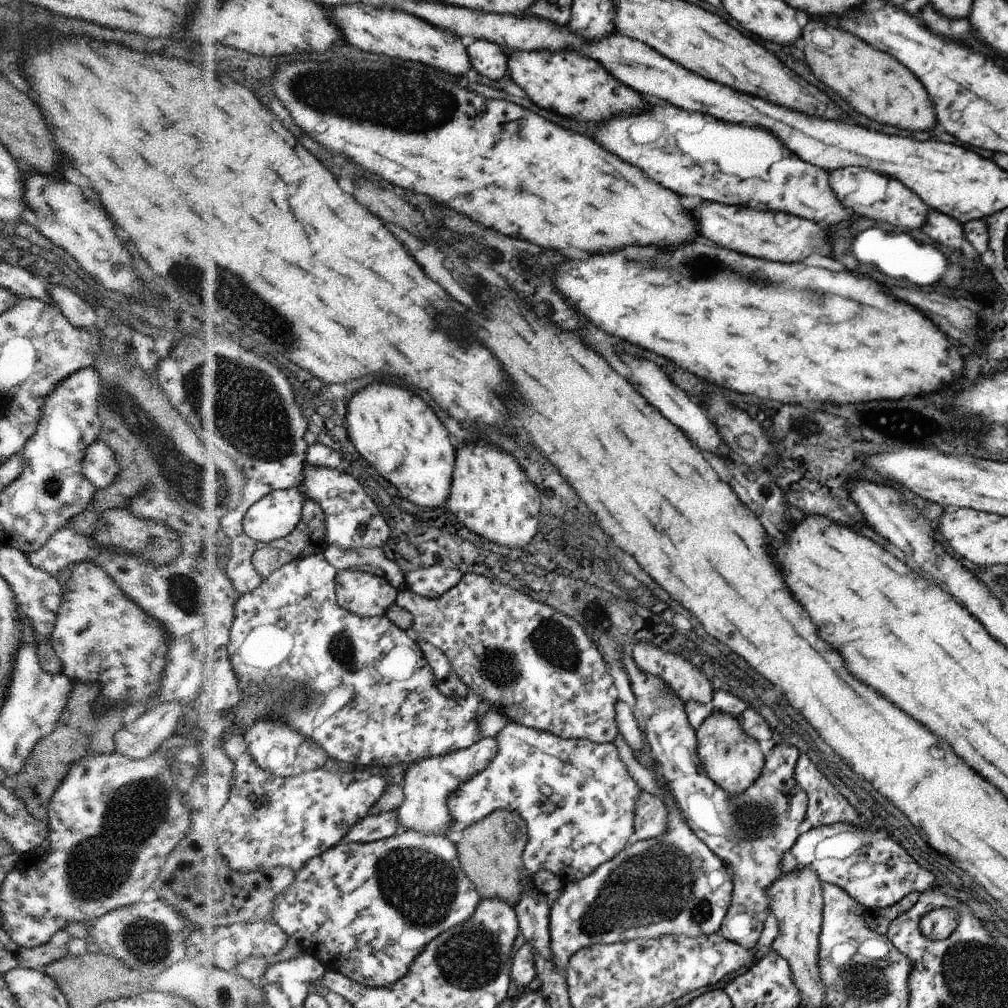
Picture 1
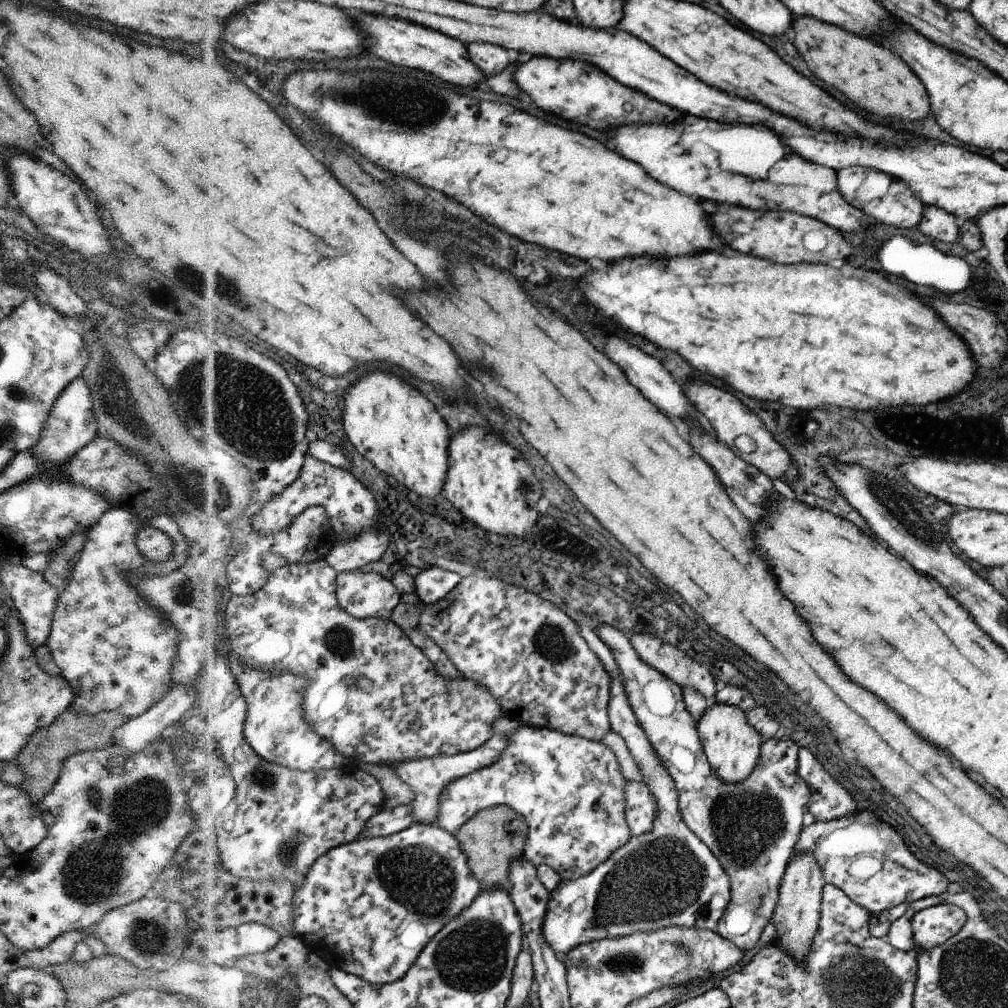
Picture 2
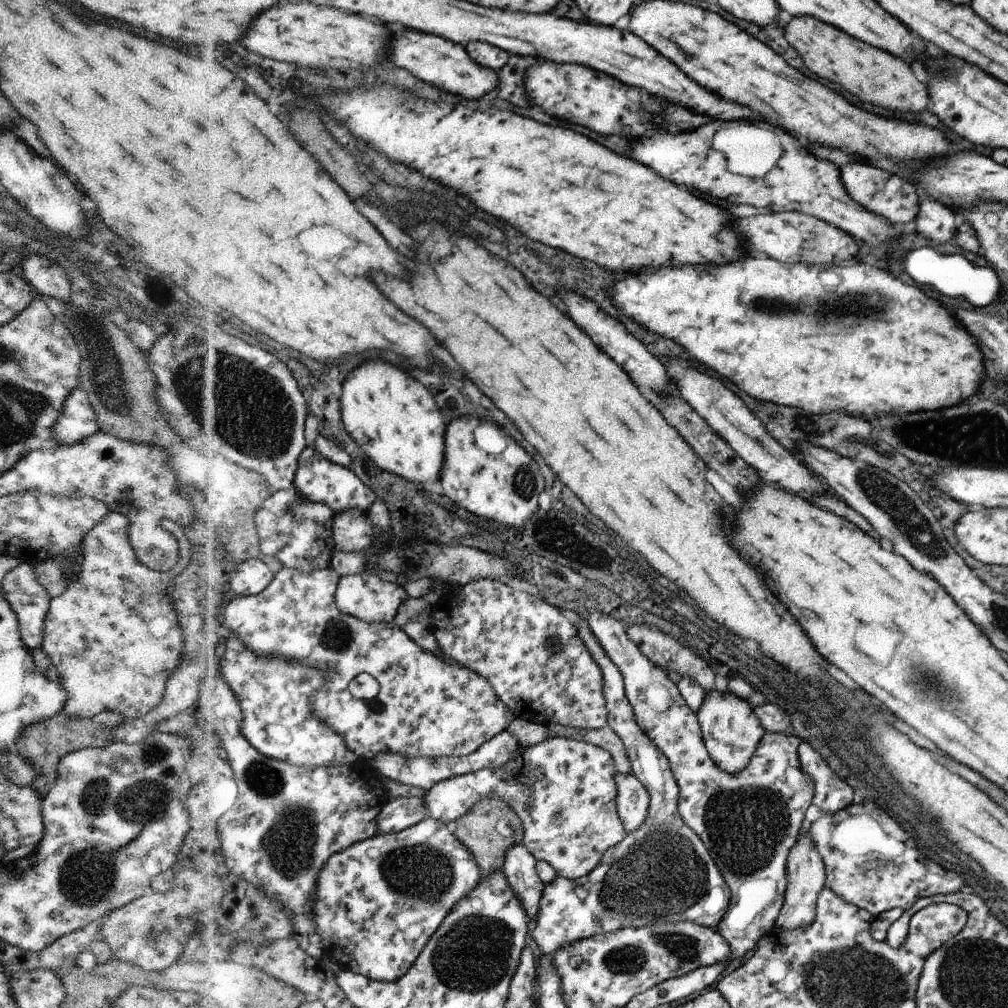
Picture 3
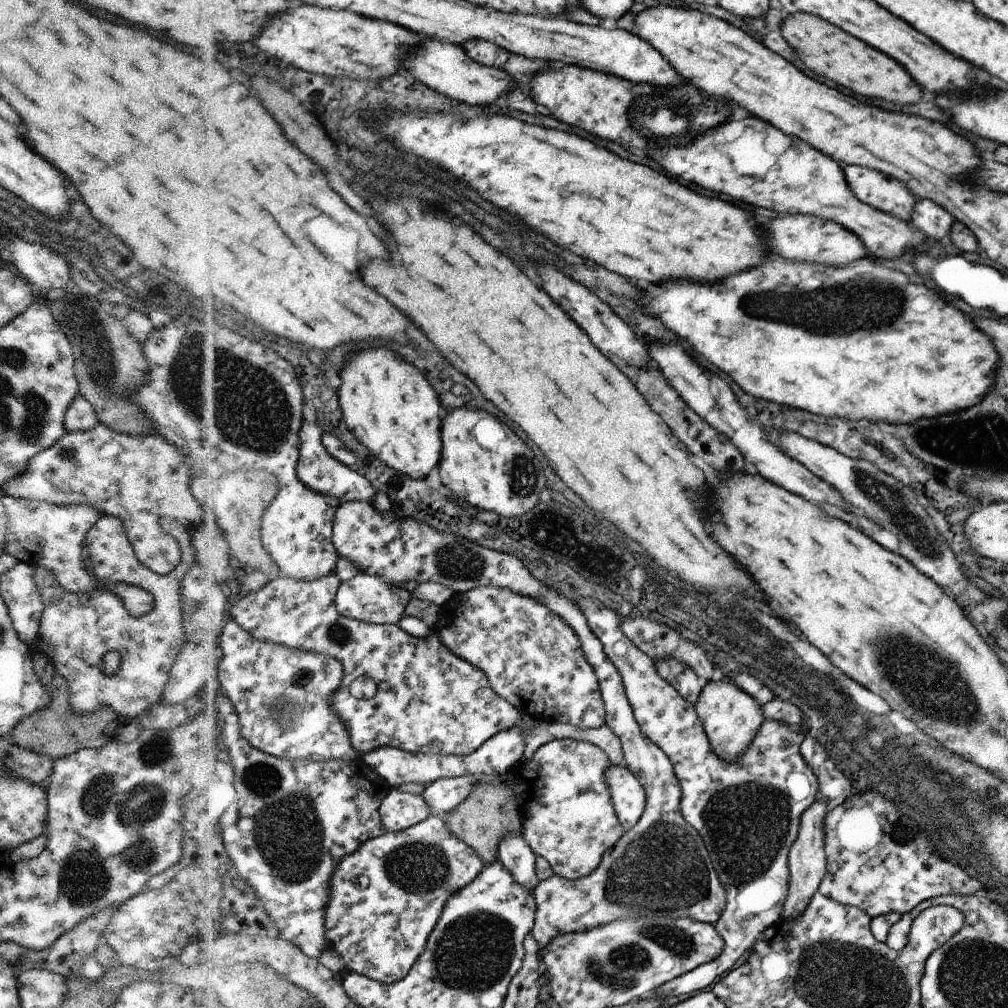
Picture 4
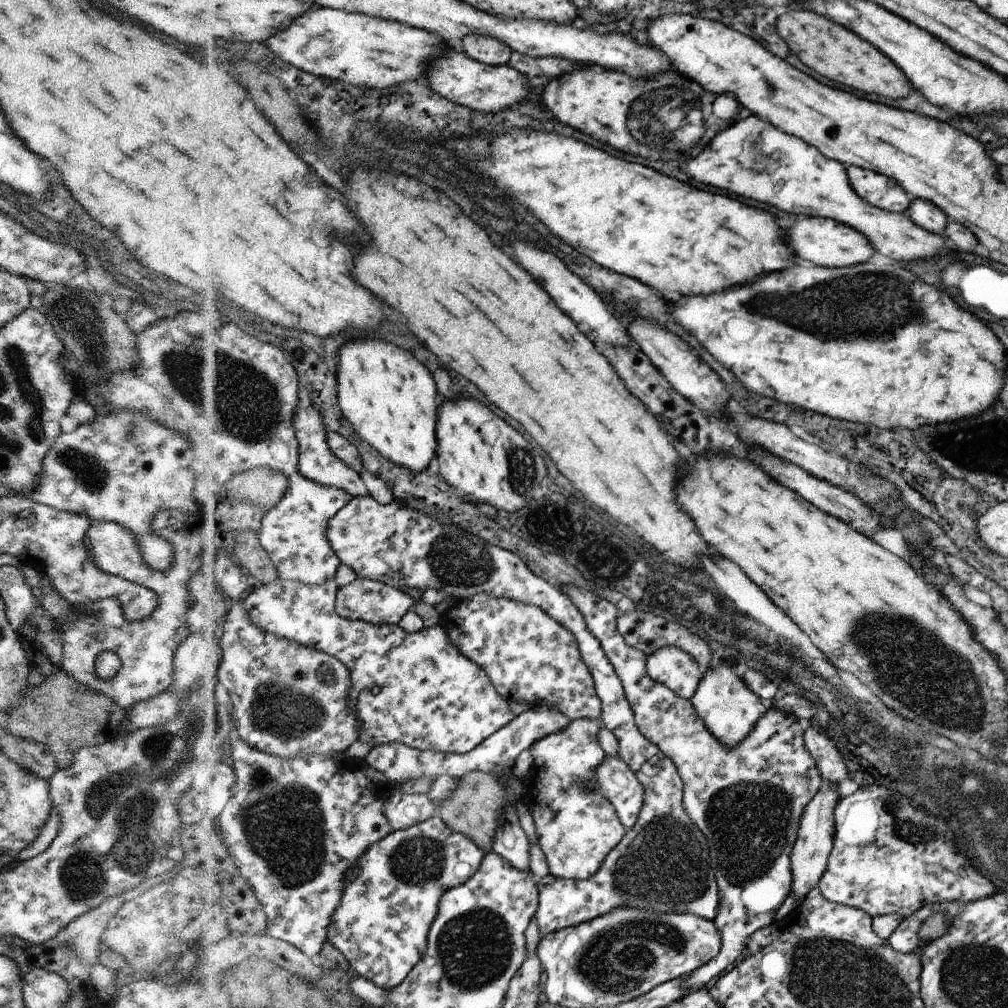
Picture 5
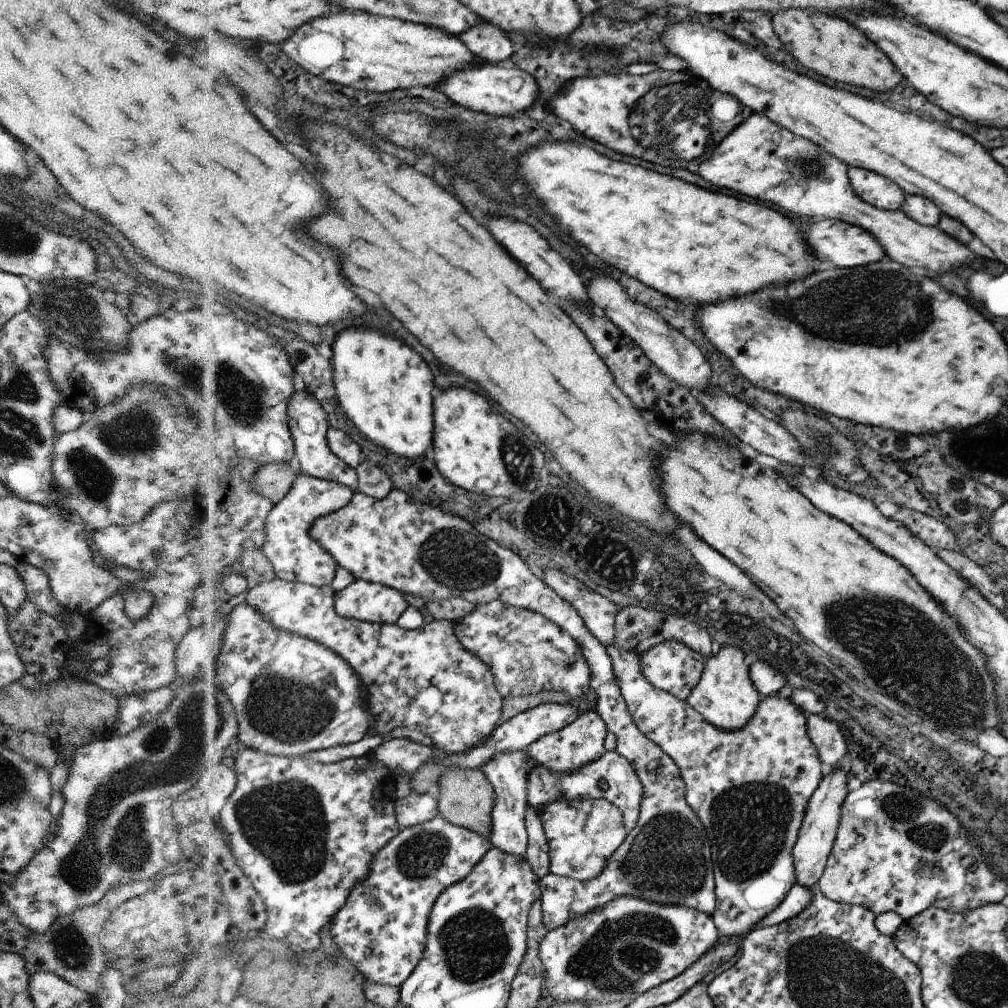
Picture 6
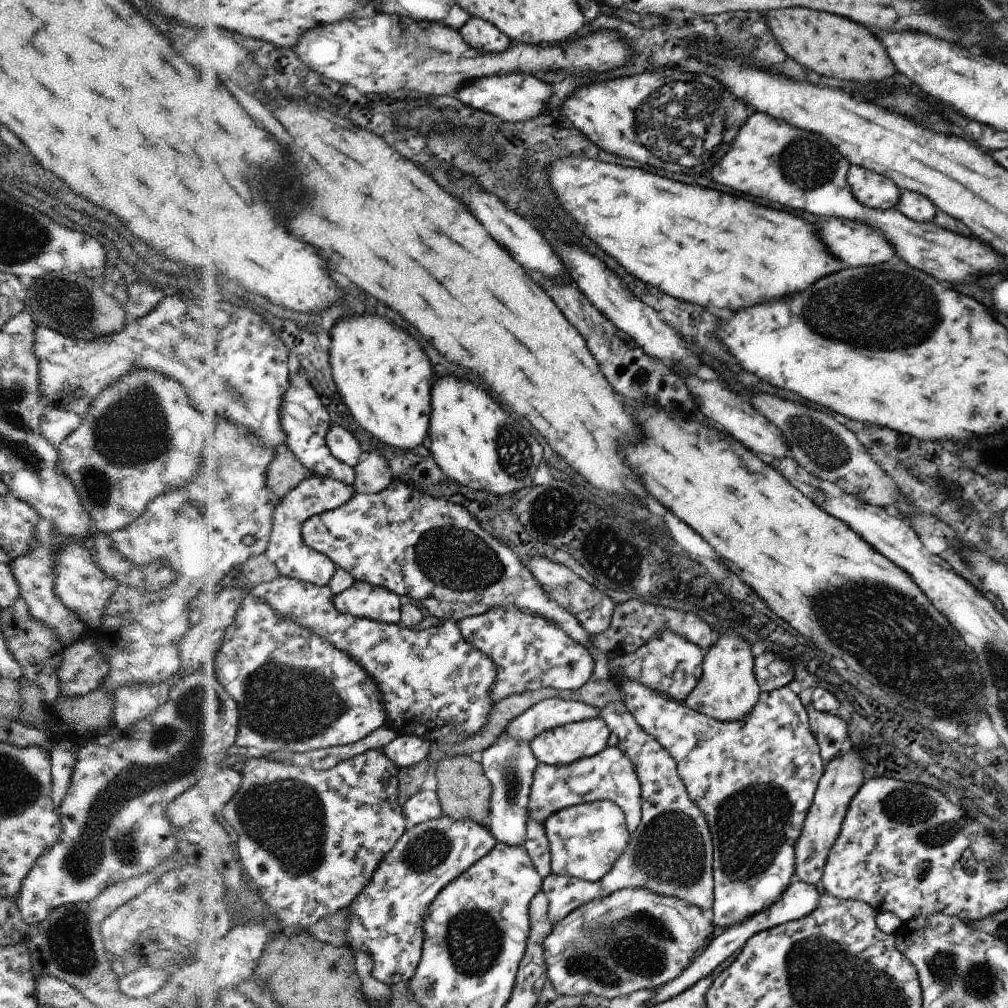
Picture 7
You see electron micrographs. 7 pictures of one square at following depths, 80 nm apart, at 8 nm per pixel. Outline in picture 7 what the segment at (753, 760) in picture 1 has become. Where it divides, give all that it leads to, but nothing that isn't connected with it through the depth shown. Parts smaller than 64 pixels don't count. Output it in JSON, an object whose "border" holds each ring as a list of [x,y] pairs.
{"border":[[[724,632],[720,636],[720,642],[706,652],[703,677],[695,691],[683,702],[696,712],[720,722],[744,719],[752,712],[762,695],[762,689],[756,684],[754,671],[754,656],[750,652],[750,644],[736,632]]]}

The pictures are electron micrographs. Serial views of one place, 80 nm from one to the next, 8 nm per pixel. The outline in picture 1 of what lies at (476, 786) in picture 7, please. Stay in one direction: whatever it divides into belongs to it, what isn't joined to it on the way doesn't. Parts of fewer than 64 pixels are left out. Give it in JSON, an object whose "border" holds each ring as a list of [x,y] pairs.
{"border":[[[498,809],[457,835],[455,845],[463,871],[475,884],[482,899],[498,897],[515,908],[532,880],[523,865],[523,852],[527,846],[527,821],[516,811]]]}

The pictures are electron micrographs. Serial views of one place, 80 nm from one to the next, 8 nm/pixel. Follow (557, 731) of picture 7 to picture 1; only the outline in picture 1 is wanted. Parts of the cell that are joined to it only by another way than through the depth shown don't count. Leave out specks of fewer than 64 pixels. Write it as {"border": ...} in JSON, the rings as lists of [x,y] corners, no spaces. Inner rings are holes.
{"border":[[[516,722],[508,723],[494,738],[499,743],[499,754],[492,759],[490,766],[488,766],[486,770],[462,784],[451,796],[449,807],[451,808],[454,823],[451,824],[452,832],[450,832],[450,834],[453,837],[462,834],[471,824],[480,822],[495,810],[506,809],[516,811],[527,821],[527,846],[526,850],[523,852],[523,865],[531,875],[535,874],[540,869],[550,870],[550,872],[556,874],[558,878],[561,878],[564,884],[575,883],[577,880],[586,878],[588,875],[591,875],[592,872],[598,870],[604,863],[612,860],[624,847],[631,844],[634,840],[634,816],[636,806],[638,806],[639,792],[642,791],[642,789],[639,787],[638,782],[632,778],[630,770],[626,768],[622,758],[620,758],[618,749],[615,747],[614,743],[595,743],[586,739],[565,739],[557,734],[527,727]],[[546,804],[550,804],[552,810],[548,808],[548,810],[544,812],[542,806],[546,806]]]}

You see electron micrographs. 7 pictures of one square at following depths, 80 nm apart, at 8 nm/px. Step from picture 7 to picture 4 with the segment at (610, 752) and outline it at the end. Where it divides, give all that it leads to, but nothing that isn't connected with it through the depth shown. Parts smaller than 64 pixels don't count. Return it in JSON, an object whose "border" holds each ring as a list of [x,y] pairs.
{"border":[[[625,764],[608,767],[606,782],[623,828],[634,828],[647,807],[647,793],[643,783]]]}

